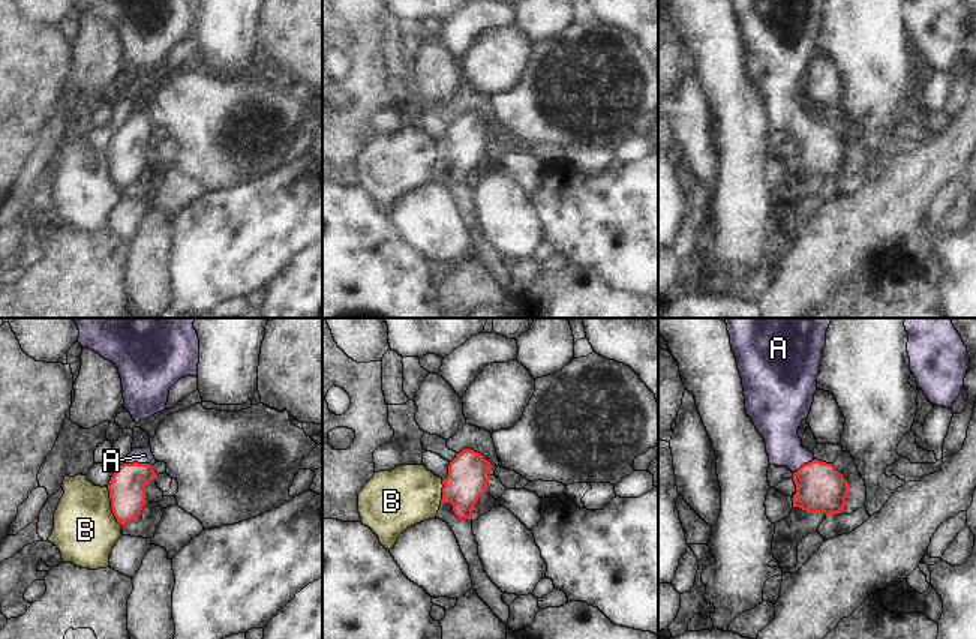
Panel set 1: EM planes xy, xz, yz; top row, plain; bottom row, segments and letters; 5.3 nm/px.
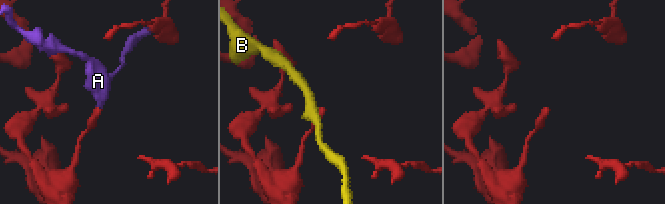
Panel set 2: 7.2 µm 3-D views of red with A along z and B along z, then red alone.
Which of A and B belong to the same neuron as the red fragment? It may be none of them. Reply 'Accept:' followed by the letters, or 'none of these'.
Accept: A

